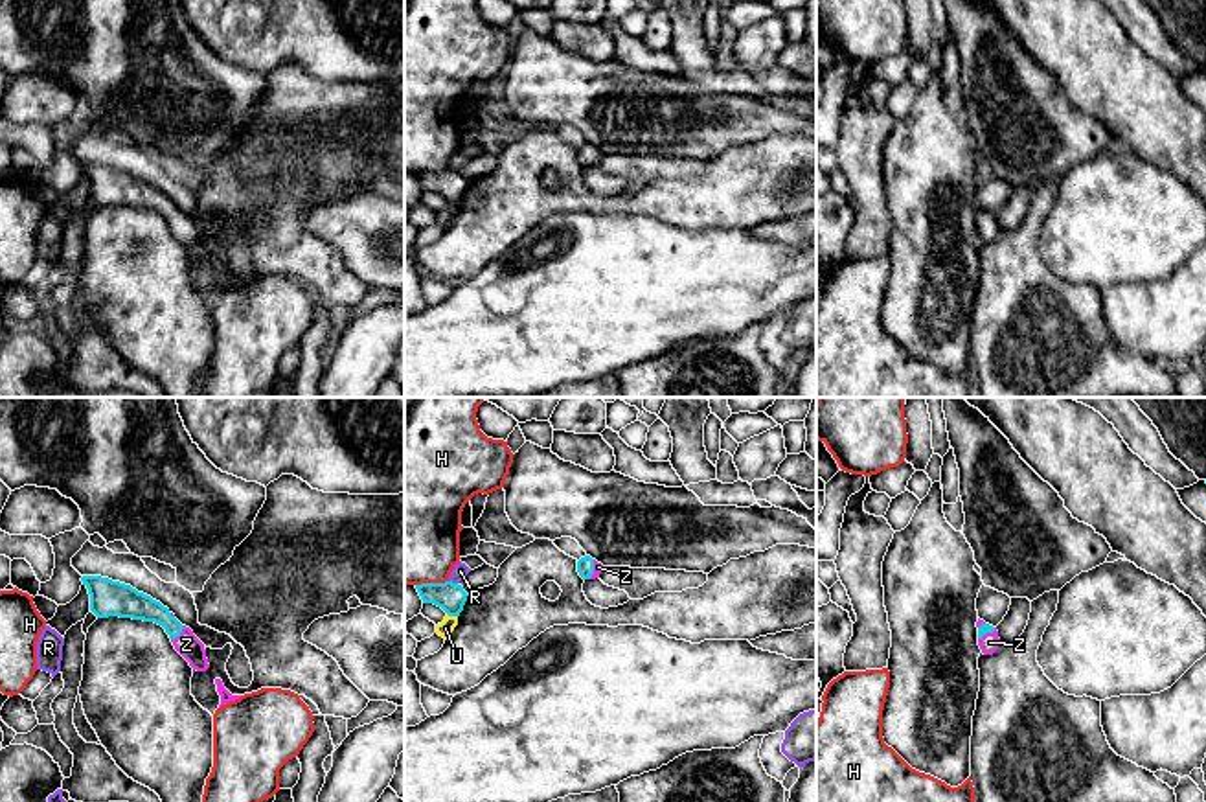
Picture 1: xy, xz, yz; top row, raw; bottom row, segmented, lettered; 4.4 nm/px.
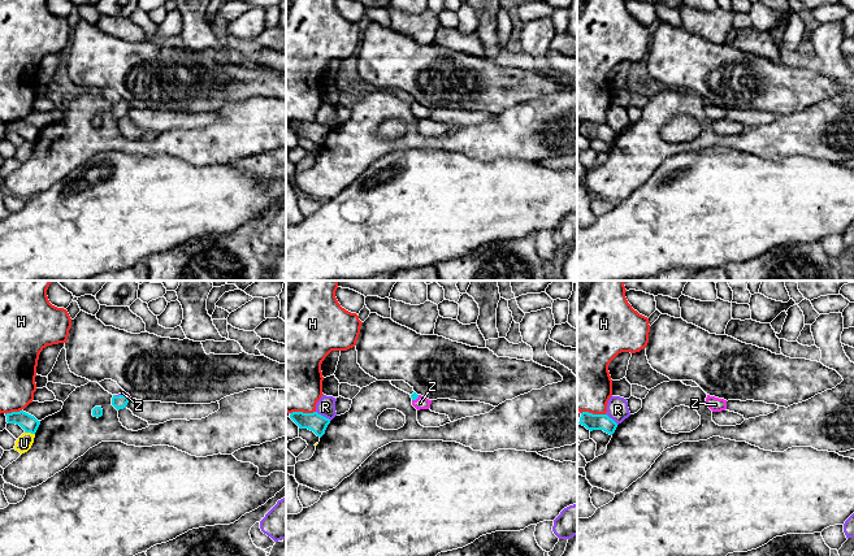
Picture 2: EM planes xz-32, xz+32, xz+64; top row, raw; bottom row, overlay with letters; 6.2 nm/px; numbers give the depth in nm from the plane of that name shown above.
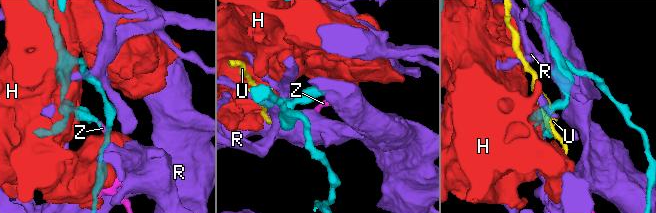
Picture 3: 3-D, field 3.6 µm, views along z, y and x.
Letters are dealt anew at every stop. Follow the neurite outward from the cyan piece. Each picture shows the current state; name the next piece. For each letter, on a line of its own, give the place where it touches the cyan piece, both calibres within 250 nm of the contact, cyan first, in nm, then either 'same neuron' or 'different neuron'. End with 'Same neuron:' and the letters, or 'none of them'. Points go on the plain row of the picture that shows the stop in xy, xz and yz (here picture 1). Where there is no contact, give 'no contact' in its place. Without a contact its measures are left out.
H: meets cyan in xz at (431, 171); 130 nm thick on the cyan side, 440 nm on the other; different neuron
R: meets cyan in xz at (451, 170); 130 nm thick on the cyan side, 70 nm on the other; different neuron
U: meets cyan in xz at (453, 203); 130 nm thick on the cyan side, 70 nm on the other; different neuron
Z: meets cyan in xy at (179, 221); 130 nm thick on the cyan side, 100 nm on the other; same neuron
Same neuron: Z

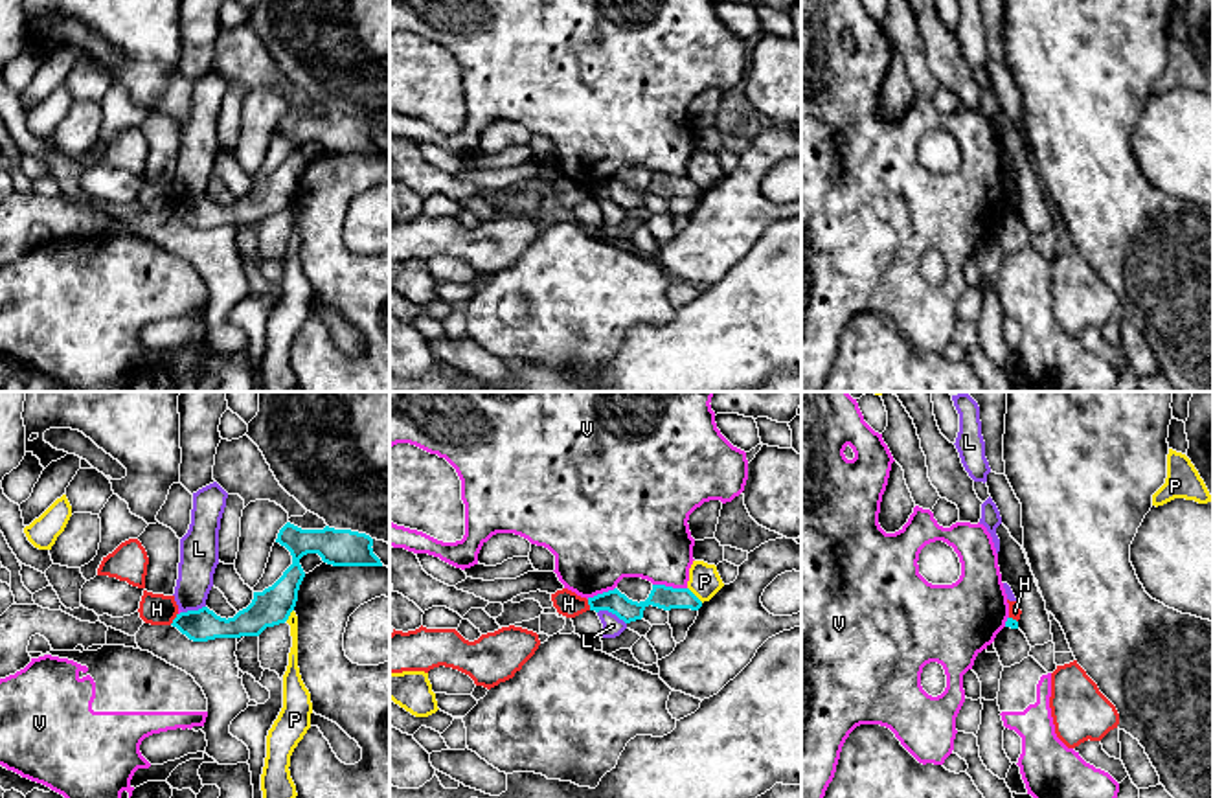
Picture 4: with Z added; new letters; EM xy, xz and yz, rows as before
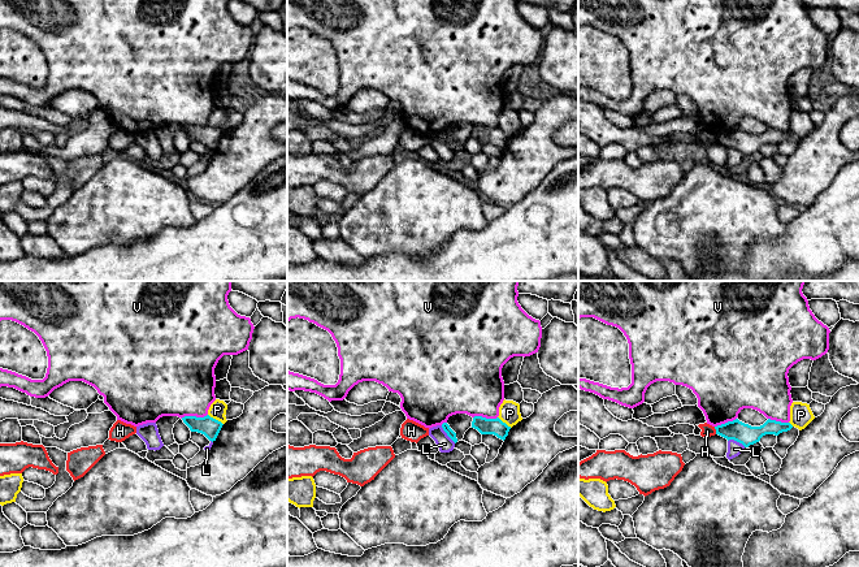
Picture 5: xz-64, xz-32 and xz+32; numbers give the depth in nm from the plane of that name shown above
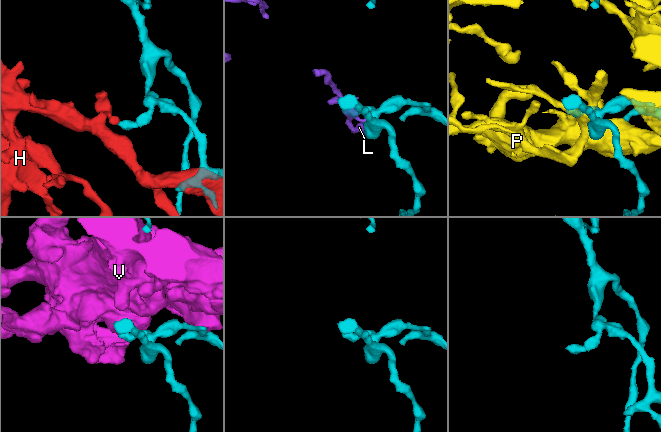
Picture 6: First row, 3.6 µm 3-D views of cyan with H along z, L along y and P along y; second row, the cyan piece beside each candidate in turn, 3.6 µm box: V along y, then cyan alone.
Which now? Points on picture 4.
H: meets cyan in xy at (175, 206); 140 nm thick on the cyan side, 140 nm on the other; different neuron
L: meets cyan in xz at (612, 201); 100 nm thick on the cyan side, 90 nm on the other; different neuron
P: meets cyan in xz at (693, 182); 100 nm thick on the cyan side, 140 nm on the other; different neuron
V: meets cyan in xz at (669, 175); 100 nm thick on the cyan side, 380 nm on the other; different neuron
Same neuron: none of them

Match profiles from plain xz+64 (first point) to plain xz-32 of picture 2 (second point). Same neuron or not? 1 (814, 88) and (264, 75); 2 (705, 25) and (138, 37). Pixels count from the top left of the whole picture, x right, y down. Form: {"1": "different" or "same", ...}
{"1": "same", "2": "same"}

